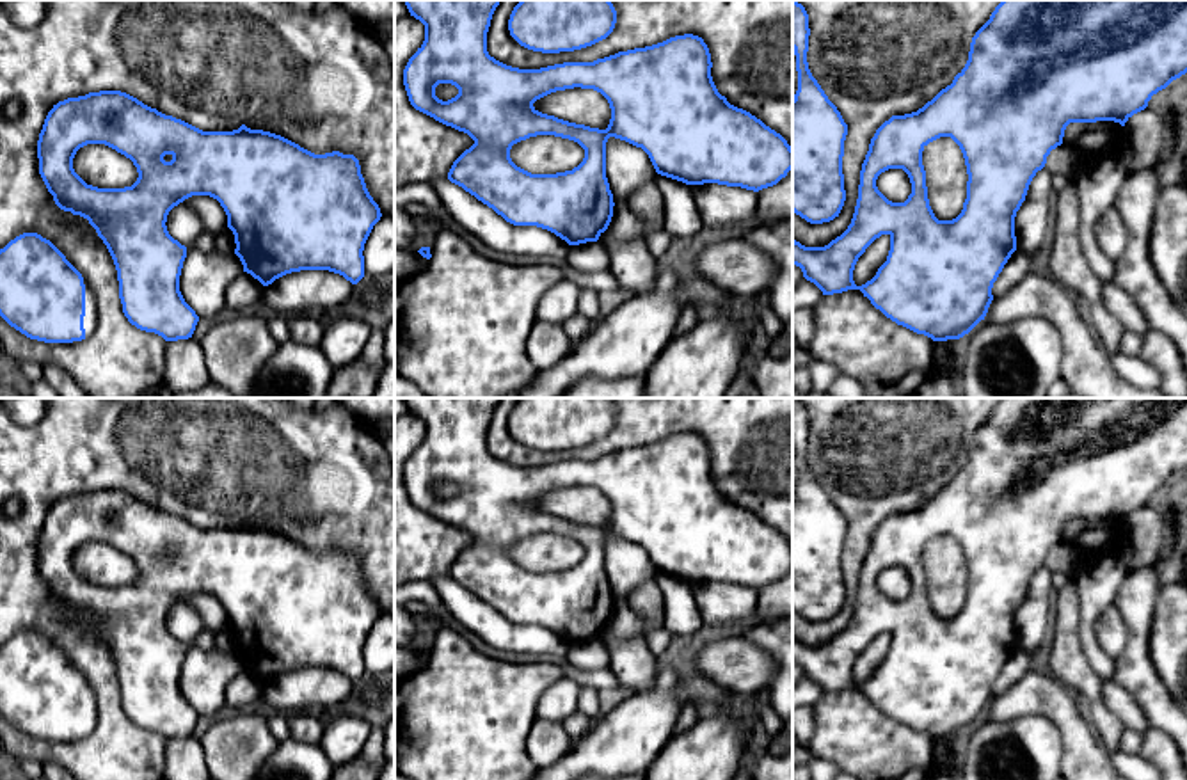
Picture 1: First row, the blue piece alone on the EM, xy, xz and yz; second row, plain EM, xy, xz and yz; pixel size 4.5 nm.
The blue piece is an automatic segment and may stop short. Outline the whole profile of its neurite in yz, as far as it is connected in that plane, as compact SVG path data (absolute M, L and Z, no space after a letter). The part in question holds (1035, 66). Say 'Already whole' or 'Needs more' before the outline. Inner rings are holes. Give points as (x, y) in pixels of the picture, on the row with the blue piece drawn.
Already whole. M1002 0L990 20L976 32L970 43L968 60L965 68L954 76L952 84L942 89L931 101L922 108L904 115L892 115L885 121L874 133L869 144L869 151L862 163L858 199L855 213L848 229L832 240L825 247L805 247L793 238L793 265L800 267L803 277L814 283L823 295L842 293L848 290L860 290L871 304L880 309L887 318L903 325L917 334L924 334L933 341L960 339L968 334L981 320L984 320L988 307L993 300L992 288L1002 272L1004 265L1016 251L1015 236L1015 217L1025 201L1029 185L1038 171L1047 163L1047 156L1052 149L1063 144L1064 130L1070 123L1096 123L1096 121L1114 121L1125 126L1125 123L1137 112L1148 107L1153 94L1166 89L1173 80L1187 73L1187 0ZM951 137L961 149L967 165L967 199L963 203L961 213L952 220L938 220L929 206L926 171L922 165L924 147L940 139ZM888 169L903 169L912 183L912 194L904 203L888 201L876 187L876 179L881 172ZM881 235L890 236L890 251L887 261L878 268L876 275L862 286L853 281L853 270L858 258L865 249Z

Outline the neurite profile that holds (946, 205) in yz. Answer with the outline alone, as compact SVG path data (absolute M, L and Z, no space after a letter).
M940 137L922 151L929 206L938 220L956 219L967 199L967 165L960 146Z

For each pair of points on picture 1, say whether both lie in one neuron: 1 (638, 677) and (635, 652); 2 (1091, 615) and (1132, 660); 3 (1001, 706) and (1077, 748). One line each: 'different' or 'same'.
1: same
2: different
3: same

